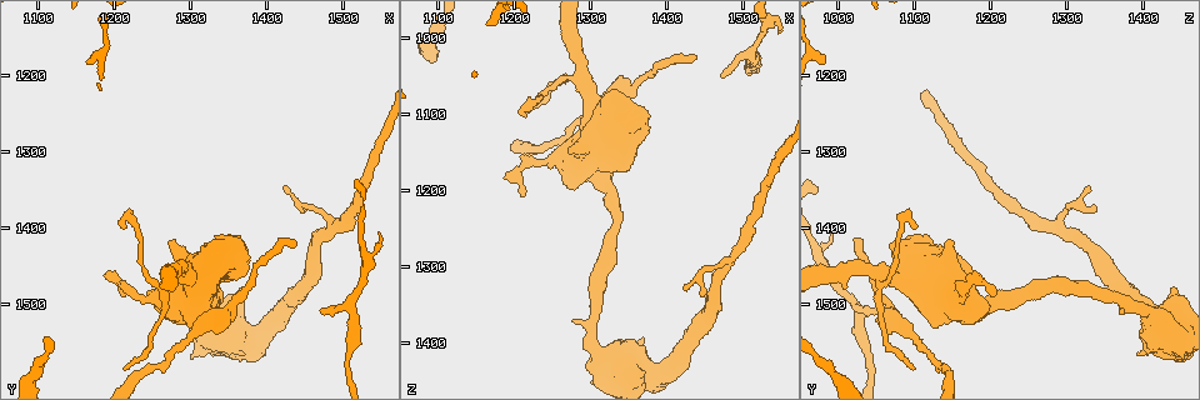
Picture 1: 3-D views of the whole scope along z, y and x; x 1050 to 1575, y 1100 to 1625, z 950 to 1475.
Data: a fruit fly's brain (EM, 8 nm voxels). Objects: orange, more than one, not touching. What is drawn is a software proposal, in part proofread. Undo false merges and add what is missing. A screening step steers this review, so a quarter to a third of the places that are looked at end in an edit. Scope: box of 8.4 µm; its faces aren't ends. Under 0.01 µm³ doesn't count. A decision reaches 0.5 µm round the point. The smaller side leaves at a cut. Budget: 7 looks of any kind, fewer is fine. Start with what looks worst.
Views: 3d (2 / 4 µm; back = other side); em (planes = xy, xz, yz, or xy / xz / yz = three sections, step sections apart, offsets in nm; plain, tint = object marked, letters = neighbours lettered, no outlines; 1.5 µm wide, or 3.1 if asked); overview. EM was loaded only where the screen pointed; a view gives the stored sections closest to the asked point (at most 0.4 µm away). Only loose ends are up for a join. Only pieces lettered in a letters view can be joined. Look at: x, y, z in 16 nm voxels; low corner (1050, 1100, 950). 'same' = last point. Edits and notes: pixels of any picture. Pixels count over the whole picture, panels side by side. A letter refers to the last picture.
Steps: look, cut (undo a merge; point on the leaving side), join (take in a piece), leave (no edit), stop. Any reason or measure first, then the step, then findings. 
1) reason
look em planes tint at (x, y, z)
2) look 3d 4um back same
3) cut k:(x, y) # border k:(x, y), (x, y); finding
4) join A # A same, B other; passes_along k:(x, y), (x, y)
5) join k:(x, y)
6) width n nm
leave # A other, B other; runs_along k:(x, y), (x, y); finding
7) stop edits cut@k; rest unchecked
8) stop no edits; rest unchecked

branch stops here
look 3d 4um at (1440, 1420, 1025)

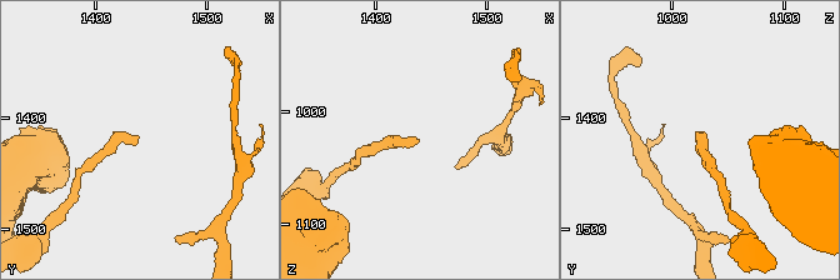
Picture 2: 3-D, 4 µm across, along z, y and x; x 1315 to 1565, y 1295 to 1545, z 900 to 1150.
look em xz step 8 letters at (1438, 1420, 1026)

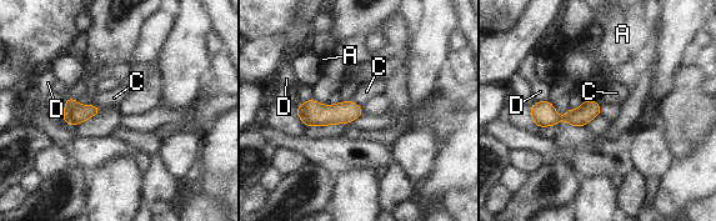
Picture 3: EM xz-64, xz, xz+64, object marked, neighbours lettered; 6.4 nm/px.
another direction
look em planes letters same

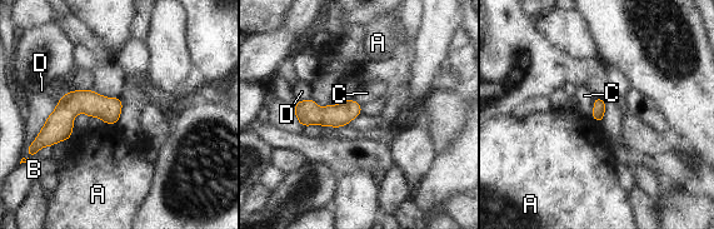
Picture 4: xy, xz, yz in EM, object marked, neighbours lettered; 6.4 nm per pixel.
leave # A other, B other, C other, D other; border 4:(595, 98), (590, 117); no lettered piece goes on from it

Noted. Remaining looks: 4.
look em yz step 8 tint at (1210, 1585, 1100)

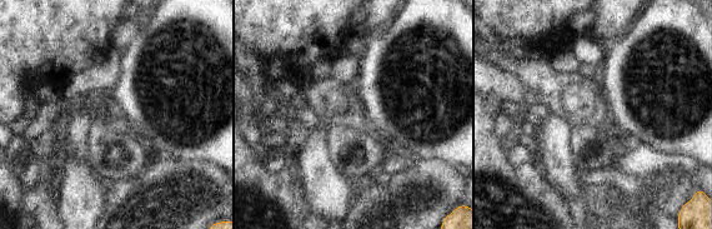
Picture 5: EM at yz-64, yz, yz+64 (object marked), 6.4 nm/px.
cut it another way
look em planes tint same

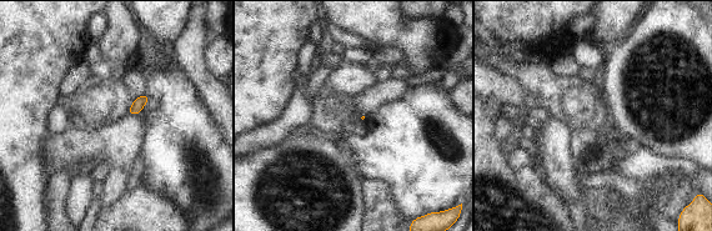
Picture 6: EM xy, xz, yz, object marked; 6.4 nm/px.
look em planes letters same

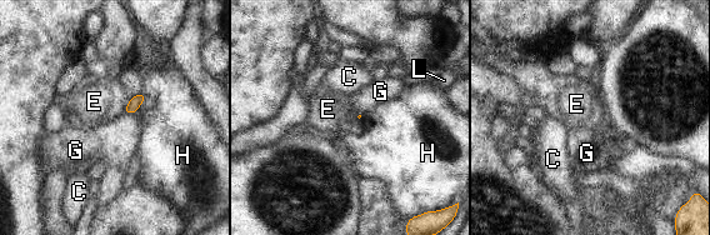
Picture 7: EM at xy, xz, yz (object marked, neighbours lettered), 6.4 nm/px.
longest_contact H 120 nm
leave # C other, E other, G other, H other, L other; no lettered piece goes on from it

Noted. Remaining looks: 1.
look em planes letters at (1085, 1600, 1000)

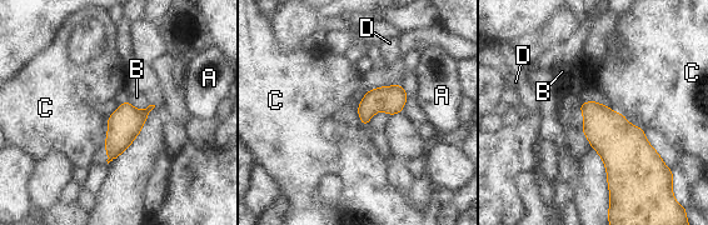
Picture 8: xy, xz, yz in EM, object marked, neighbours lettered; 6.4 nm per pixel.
leave # A other, B other, C other, D other; border 8:(608, 105), (612, 110); all the same cell

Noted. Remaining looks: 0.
stop no edits; rest unchecked

